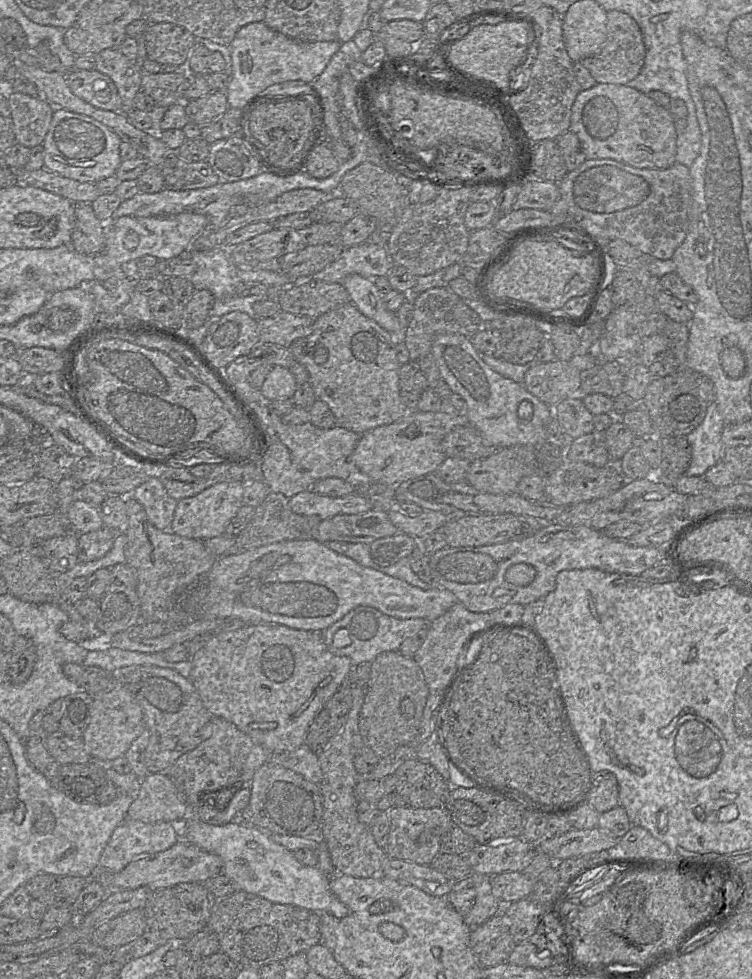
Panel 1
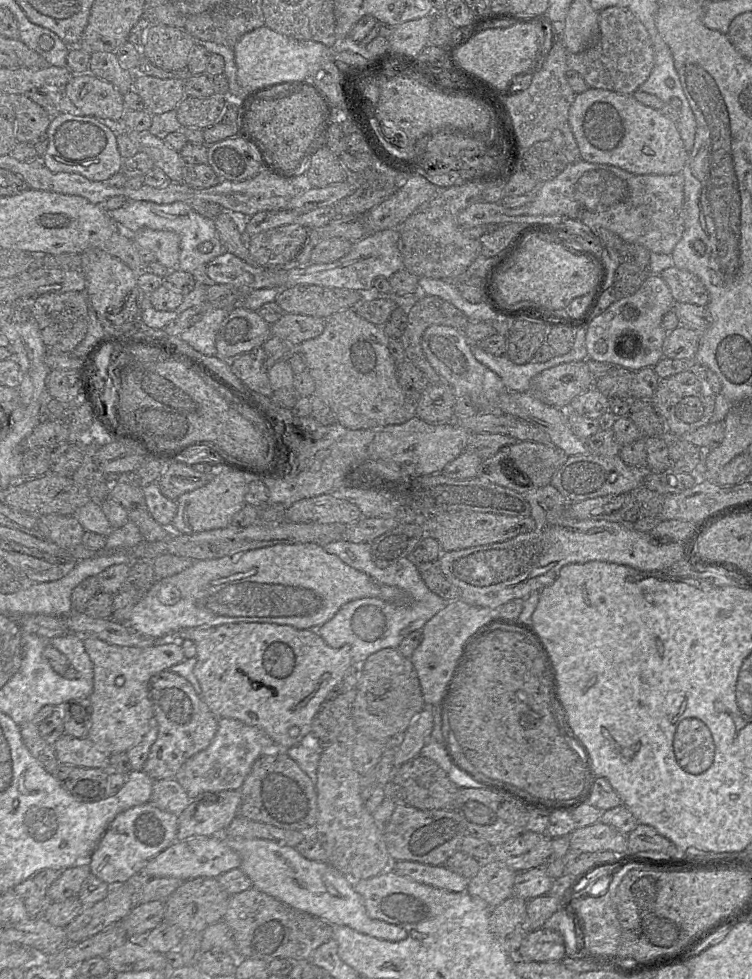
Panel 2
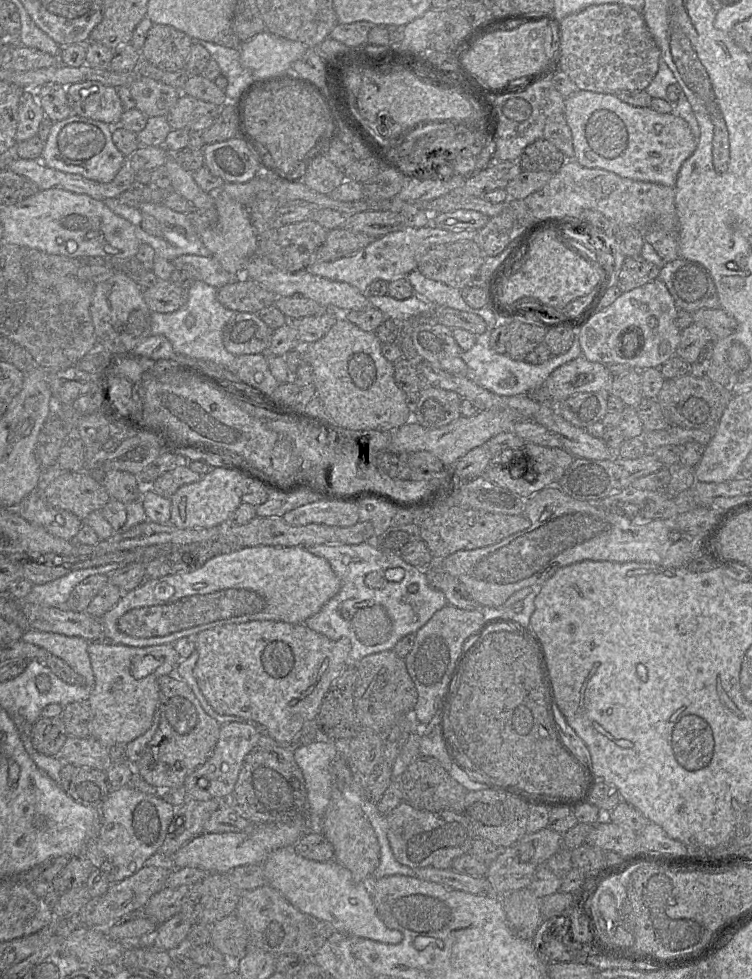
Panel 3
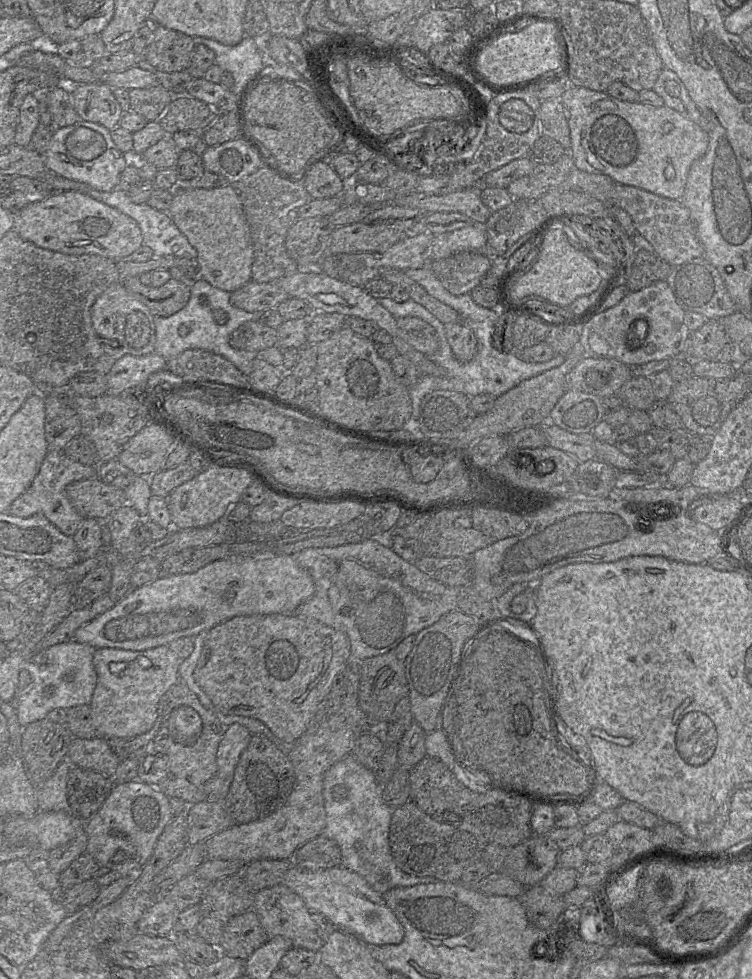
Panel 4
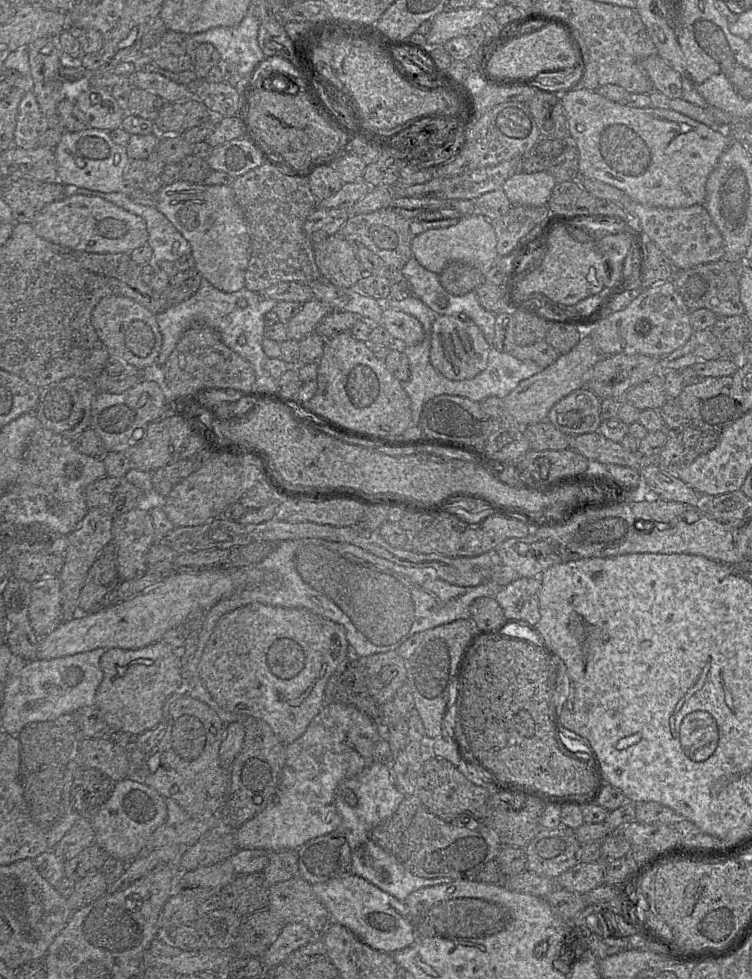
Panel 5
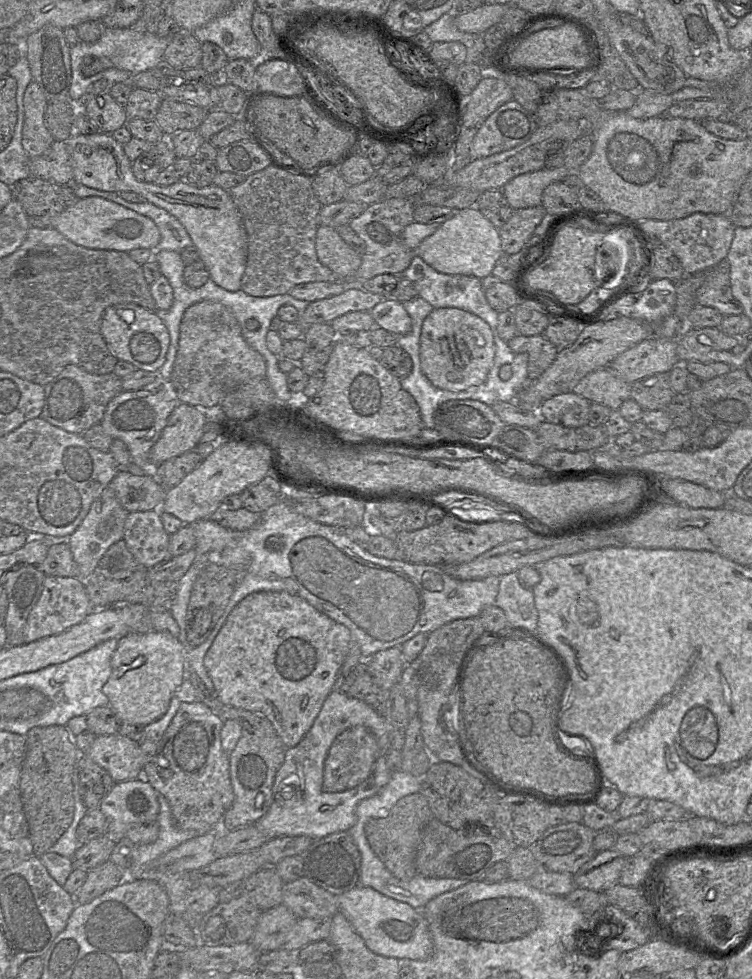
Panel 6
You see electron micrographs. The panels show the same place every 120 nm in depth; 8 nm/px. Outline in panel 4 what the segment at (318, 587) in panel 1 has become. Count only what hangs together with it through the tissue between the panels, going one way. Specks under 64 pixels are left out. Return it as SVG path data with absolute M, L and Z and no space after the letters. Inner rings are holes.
M290 555L228 558L195 573L159 577L133 588L111 609L80 627L72 640L94 648L145 651L182 637L195 637L233 617L292 614L315 592L311 575Z

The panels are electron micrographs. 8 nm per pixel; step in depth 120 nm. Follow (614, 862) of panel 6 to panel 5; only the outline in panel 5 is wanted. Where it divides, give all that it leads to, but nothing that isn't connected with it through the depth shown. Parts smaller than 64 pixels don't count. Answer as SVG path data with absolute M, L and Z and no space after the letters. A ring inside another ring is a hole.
M606 862L577 863L556 878L556 886L570 892L585 894L603 883Z

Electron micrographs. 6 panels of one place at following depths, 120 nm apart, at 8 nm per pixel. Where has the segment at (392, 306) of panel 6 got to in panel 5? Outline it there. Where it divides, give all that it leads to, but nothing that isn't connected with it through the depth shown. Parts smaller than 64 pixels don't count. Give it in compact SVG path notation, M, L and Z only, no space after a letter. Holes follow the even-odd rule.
M385 305L379 325L383 326L398 343L405 345L416 345L425 336L419 320L401 310L385 307Z

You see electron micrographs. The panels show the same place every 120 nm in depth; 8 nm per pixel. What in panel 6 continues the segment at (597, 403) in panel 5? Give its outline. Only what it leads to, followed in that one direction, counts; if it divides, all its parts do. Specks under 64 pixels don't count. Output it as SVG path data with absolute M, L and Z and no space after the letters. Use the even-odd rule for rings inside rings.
M573 392L555 395L544 401L538 409L542 421L564 427L589 424L591 402Z

